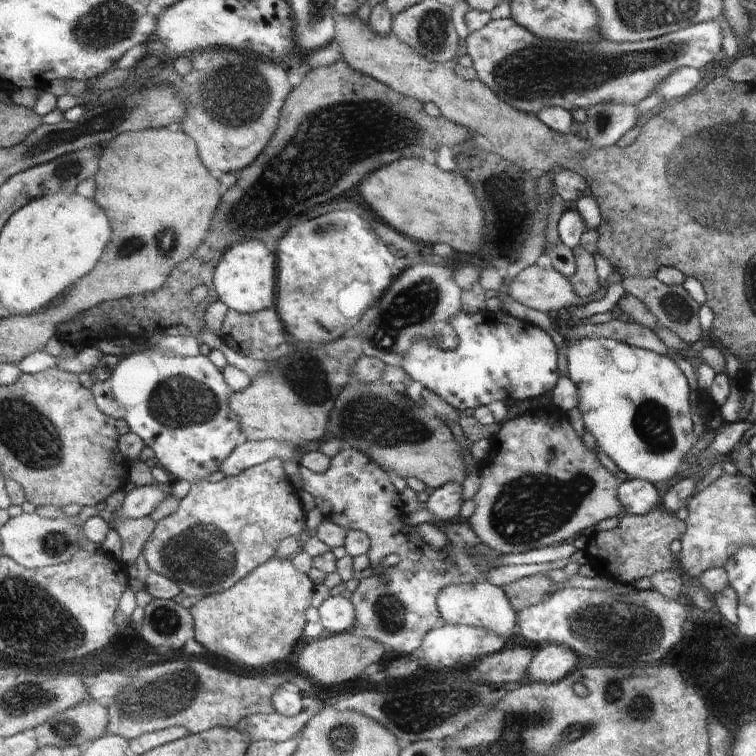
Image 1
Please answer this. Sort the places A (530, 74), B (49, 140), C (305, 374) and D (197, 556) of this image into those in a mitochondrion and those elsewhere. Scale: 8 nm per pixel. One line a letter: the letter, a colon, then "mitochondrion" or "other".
A: mitochondrion
B: mitochondrion
C: mitochondrion
D: mitochondrion

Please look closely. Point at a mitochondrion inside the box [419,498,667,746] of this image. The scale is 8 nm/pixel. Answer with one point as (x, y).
(641, 707)

